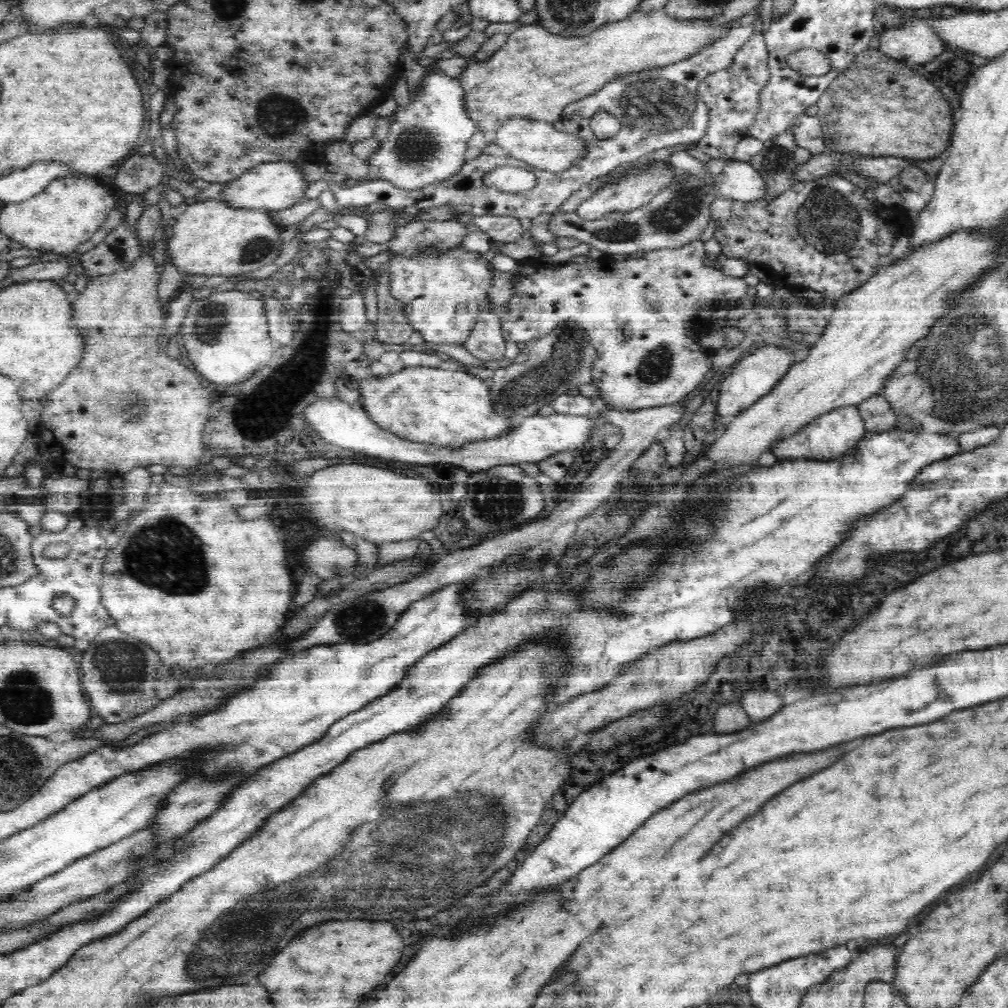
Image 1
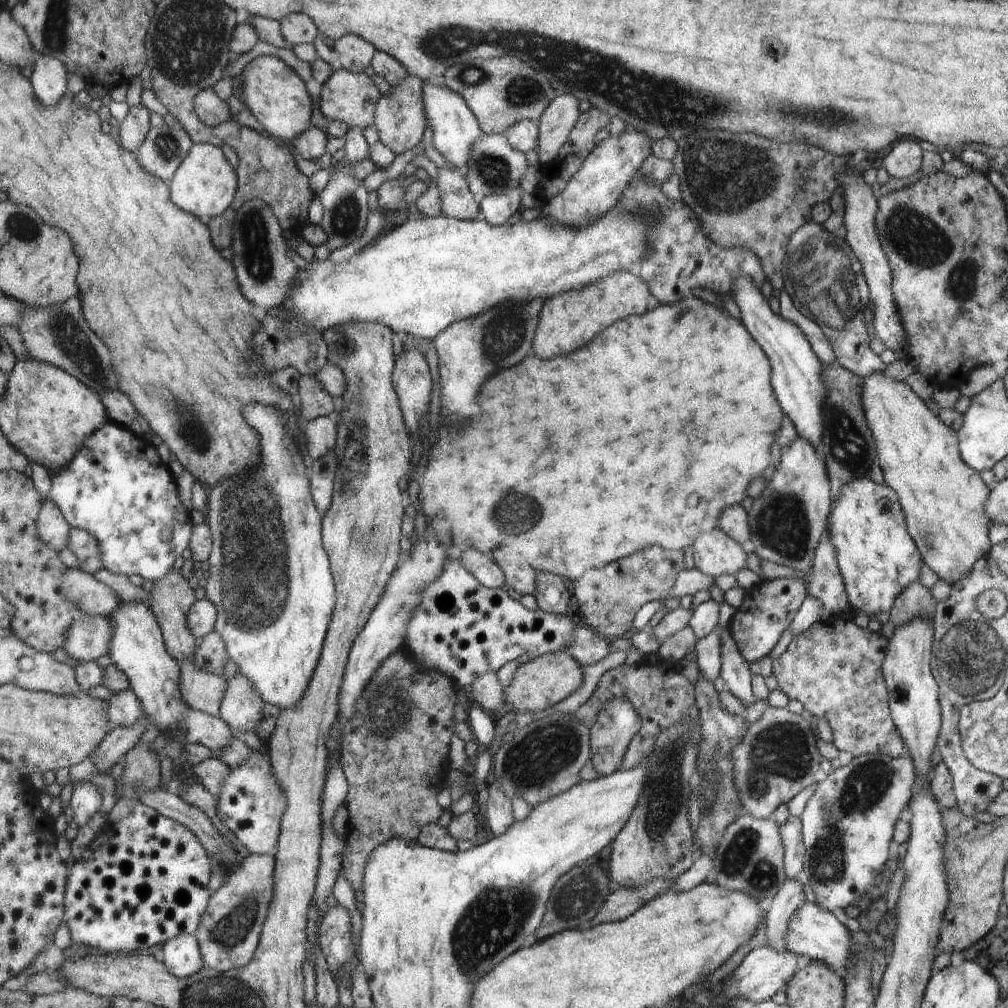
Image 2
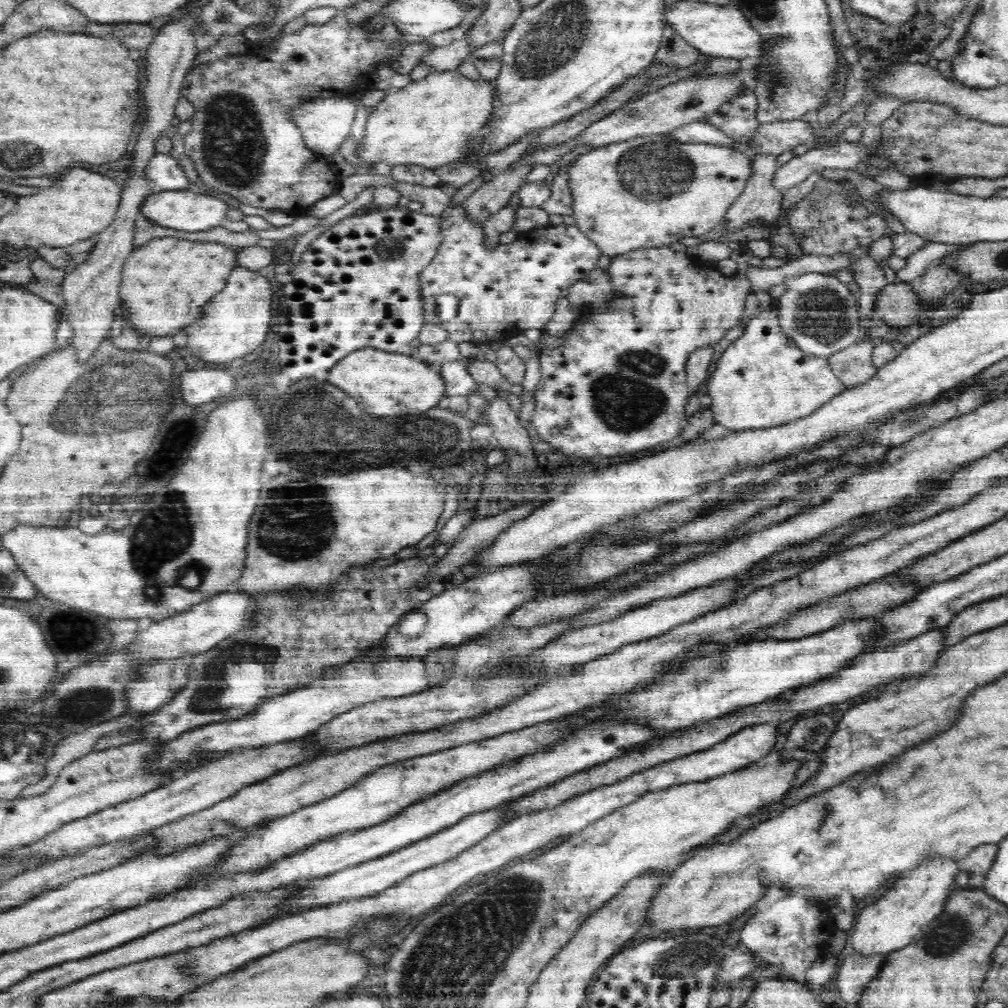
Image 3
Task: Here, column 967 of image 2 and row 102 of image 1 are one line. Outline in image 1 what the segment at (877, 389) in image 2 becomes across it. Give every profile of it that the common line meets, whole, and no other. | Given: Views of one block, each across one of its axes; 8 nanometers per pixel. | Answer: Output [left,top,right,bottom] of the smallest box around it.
[457,9,729,135]

